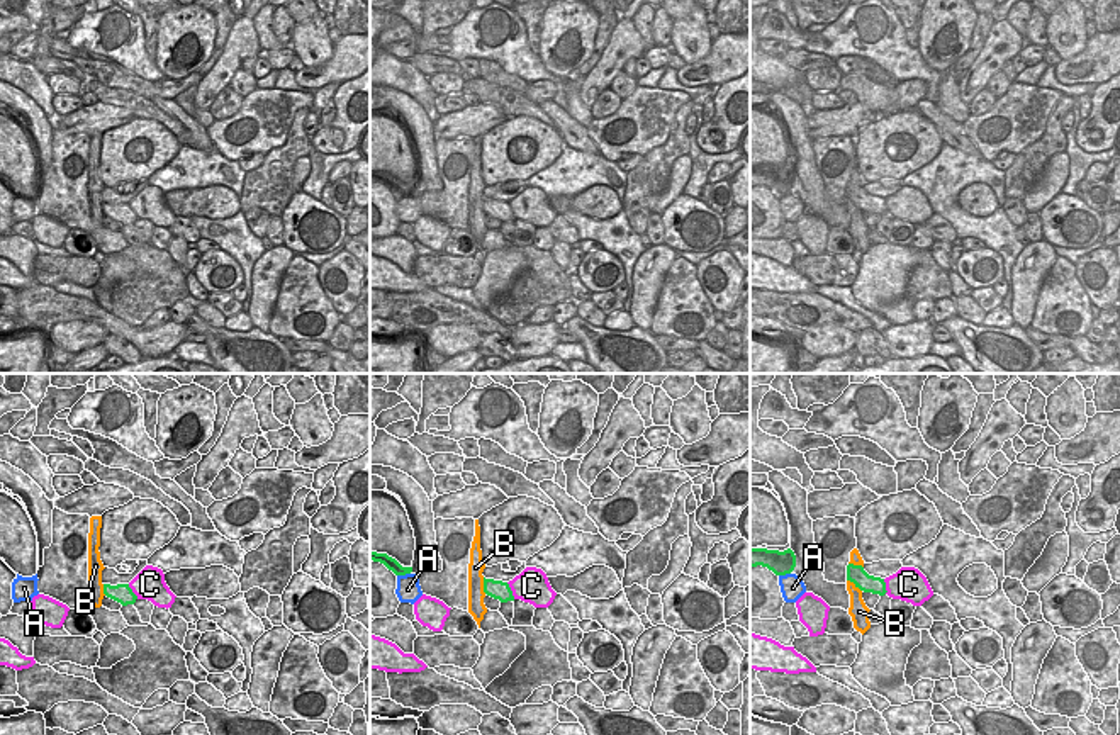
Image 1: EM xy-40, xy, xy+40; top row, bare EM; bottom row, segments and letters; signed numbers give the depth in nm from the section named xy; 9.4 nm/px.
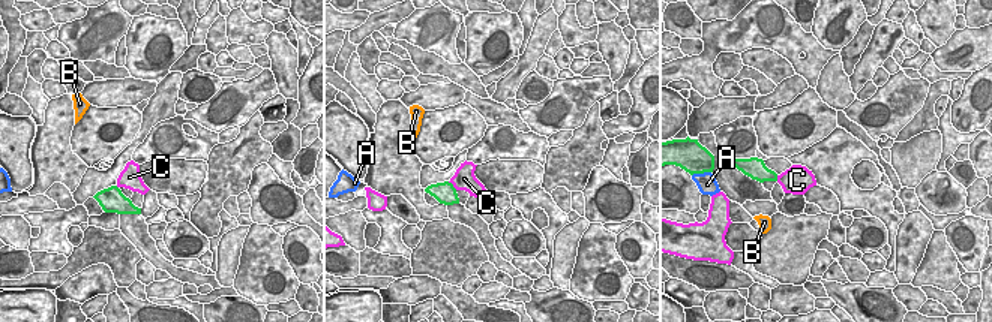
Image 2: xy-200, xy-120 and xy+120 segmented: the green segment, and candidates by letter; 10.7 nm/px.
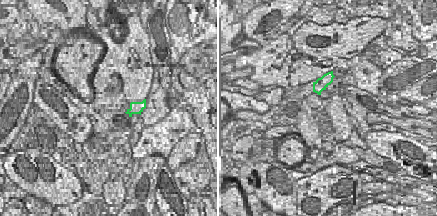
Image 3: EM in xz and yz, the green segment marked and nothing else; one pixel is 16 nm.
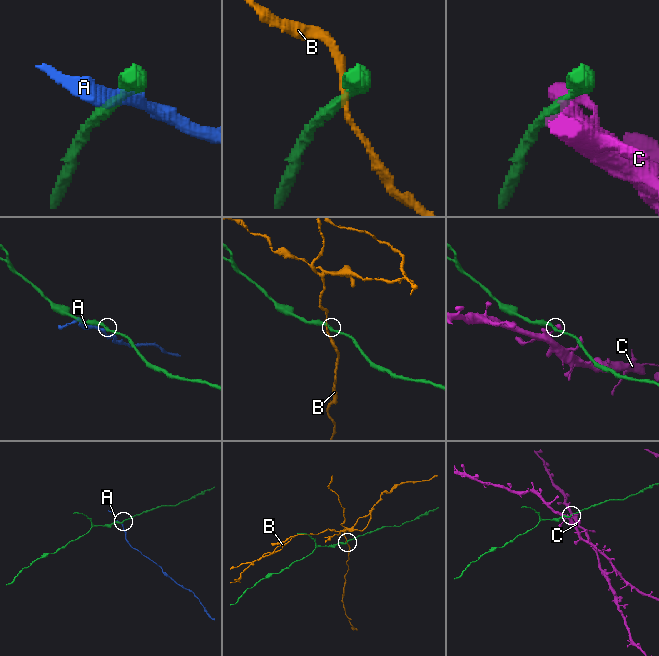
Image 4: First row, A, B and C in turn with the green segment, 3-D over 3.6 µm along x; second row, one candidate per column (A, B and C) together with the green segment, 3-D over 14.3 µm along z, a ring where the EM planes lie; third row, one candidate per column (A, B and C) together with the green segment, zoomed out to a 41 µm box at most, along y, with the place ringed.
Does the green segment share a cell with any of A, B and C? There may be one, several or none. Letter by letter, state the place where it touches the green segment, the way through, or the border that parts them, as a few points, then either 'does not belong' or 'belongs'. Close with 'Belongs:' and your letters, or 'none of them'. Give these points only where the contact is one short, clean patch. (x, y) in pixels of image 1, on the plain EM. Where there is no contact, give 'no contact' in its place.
A: meets green in xy at (403, 194); does not belong
B: meets green in xy at (484, 206); border along xy (482, 197), (482, 209), (486, 213); does not belong
C: meets green in xy at (511, 211); border along xy (506, 202), (515, 218); does not belong
Belongs: none of them

